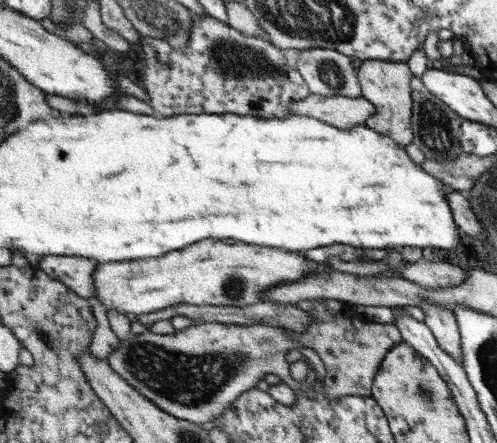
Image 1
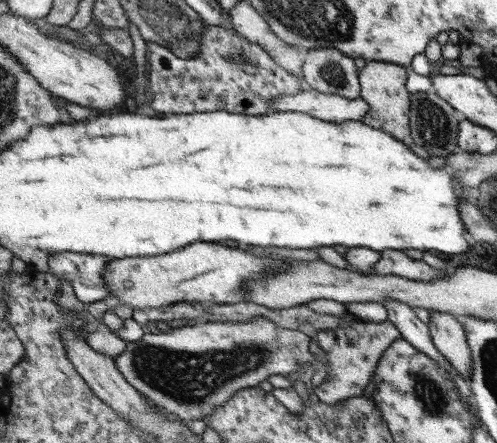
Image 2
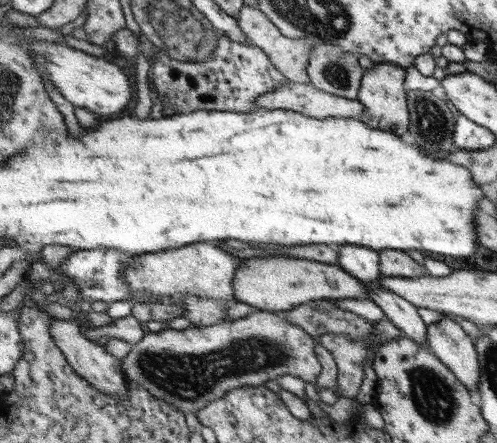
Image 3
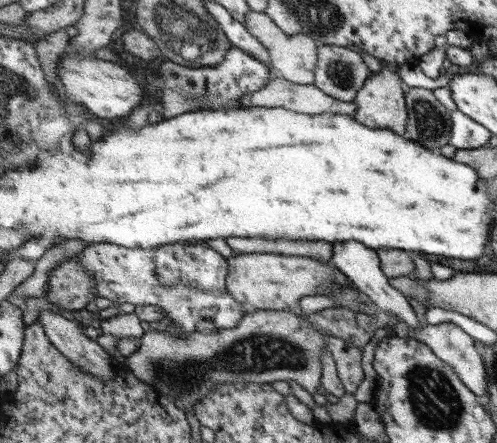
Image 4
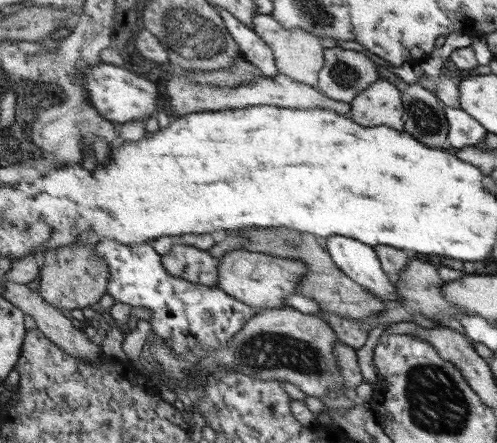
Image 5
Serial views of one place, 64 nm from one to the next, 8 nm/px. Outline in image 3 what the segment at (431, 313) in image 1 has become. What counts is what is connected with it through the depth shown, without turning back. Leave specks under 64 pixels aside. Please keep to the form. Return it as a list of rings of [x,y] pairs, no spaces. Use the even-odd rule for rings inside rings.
[[[447,316],[437,324],[427,326],[425,344],[457,374],[457,378],[475,396],[479,396],[481,364],[477,354],[477,342],[471,334],[465,332],[463,324]]]

